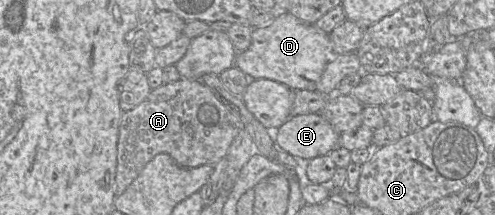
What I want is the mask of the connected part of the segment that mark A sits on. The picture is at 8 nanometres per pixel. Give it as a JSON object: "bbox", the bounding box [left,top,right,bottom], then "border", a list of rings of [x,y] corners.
{"bbox":[116,78,243,197],"border":[[[180,78],[176,82],[162,84],[157,89],[151,90],[142,103],[122,114],[117,142],[116,197],[120,196],[145,165],[160,153],[167,153],[177,164],[185,168],[216,164],[227,154],[241,129],[243,125],[240,119],[201,80]]]}

